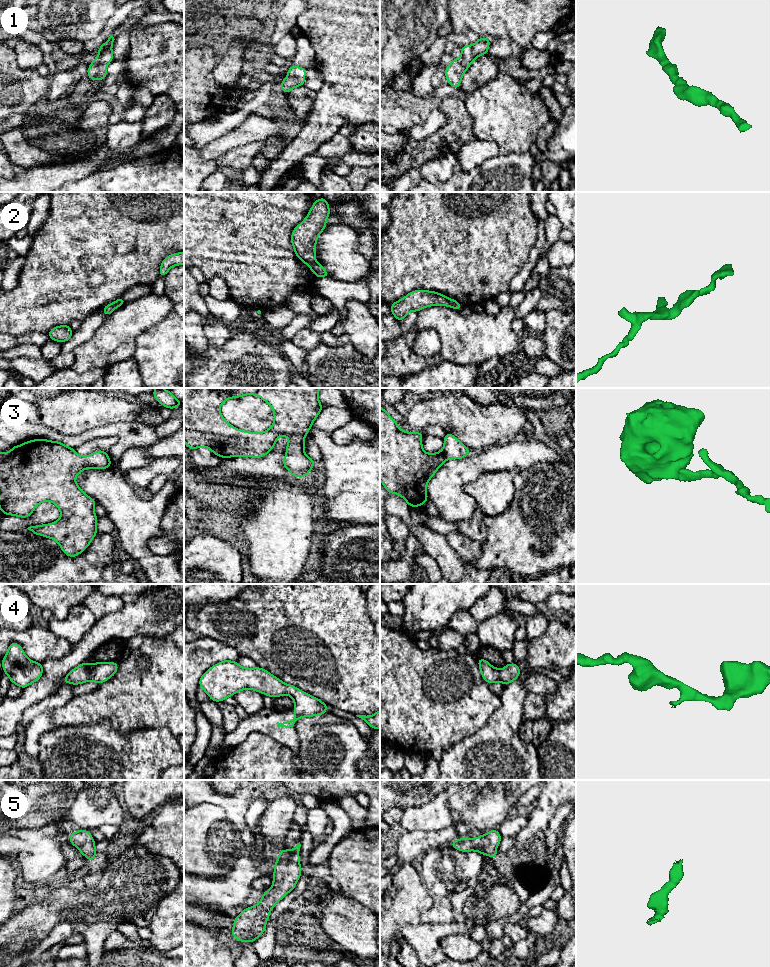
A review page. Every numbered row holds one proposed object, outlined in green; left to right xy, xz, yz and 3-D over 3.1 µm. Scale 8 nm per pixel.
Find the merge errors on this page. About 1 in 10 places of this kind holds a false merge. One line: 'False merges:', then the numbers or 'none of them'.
False merges: none of them

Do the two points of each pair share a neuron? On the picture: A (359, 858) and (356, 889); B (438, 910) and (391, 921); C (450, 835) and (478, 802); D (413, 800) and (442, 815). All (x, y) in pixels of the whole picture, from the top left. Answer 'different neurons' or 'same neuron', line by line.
A: same neuron
B: different neurons
C: different neurons
D: different neurons

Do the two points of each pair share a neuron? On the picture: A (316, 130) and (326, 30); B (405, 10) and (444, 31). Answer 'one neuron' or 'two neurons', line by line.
A: one neuron
B: two neurons

